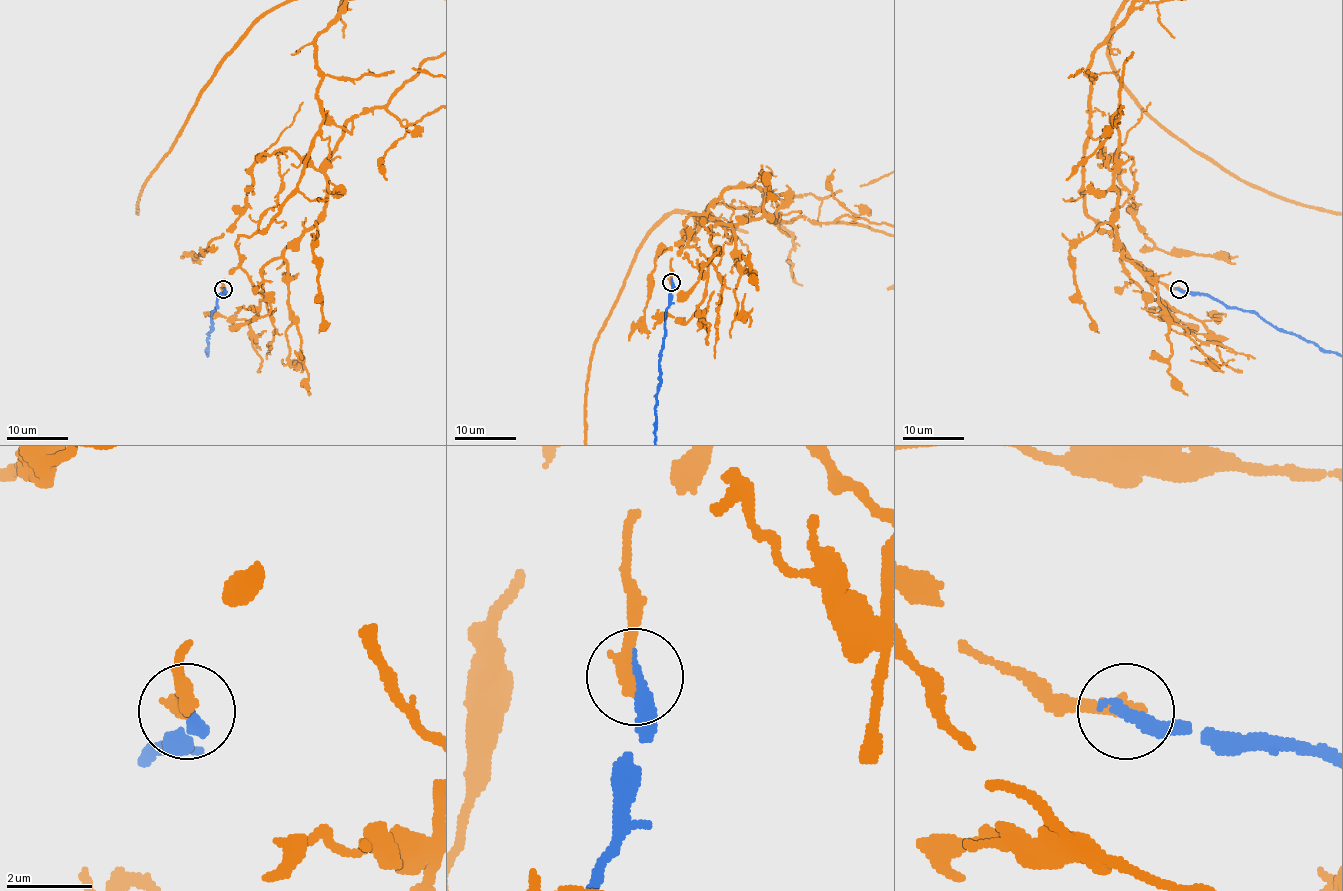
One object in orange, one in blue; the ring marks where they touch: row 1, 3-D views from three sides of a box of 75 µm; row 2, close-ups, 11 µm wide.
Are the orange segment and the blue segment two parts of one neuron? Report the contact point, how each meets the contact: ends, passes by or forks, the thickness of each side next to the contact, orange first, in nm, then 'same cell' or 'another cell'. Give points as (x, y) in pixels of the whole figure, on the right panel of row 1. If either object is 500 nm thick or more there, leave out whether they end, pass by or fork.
place (1179, 289); orange ends; blue ends; calibres 400 and 320 nm; another cell

